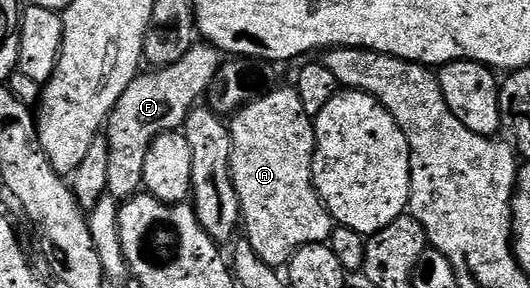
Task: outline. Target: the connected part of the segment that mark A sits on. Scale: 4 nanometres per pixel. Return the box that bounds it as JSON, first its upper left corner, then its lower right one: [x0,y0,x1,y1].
[229,88,335,267]

